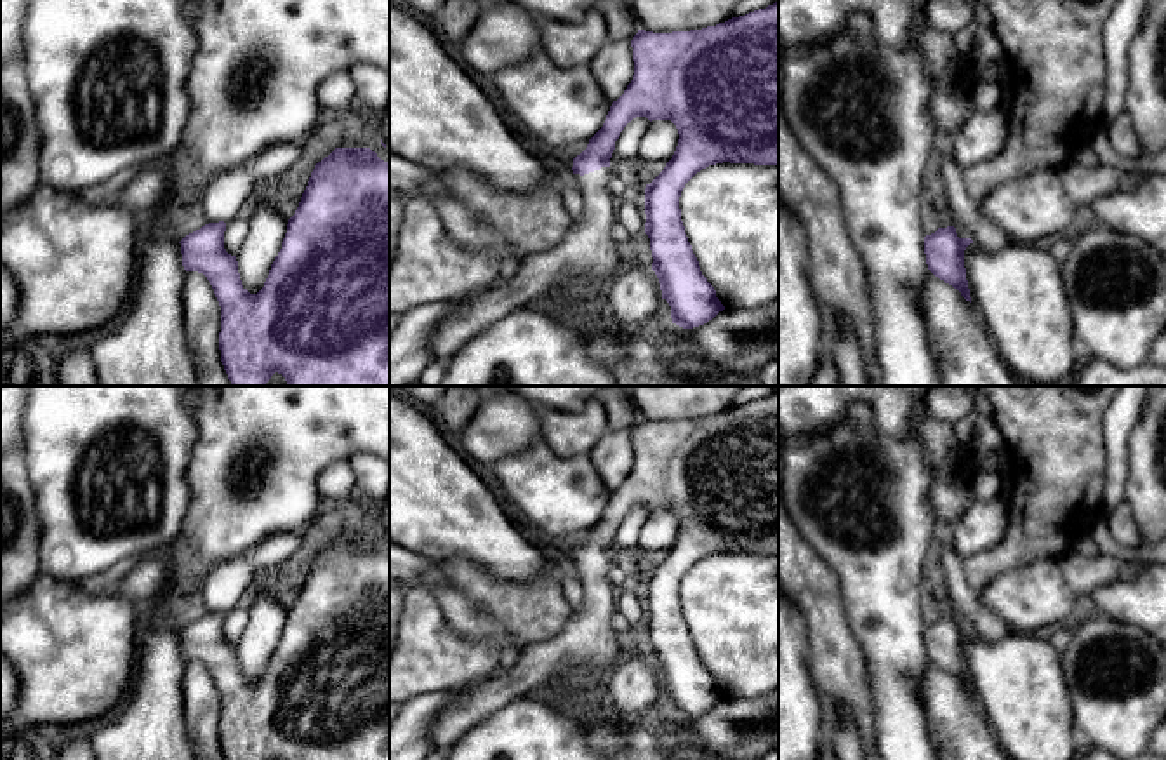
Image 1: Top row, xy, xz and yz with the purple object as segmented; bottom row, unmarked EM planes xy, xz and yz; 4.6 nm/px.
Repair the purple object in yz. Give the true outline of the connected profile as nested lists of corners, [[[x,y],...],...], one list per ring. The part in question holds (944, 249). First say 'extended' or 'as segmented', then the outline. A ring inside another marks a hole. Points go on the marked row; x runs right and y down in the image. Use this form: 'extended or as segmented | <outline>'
extended | [[[961,223],[938,228],[935,233],[924,237],[928,270],[957,289],[961,296],[971,303],[964,268],[964,250],[970,243],[973,243],[971,231]]]

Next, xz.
extended | [[[778,2],[702,30],[638,30],[631,47],[631,83],[612,103],[603,127],[589,139],[587,148],[573,158],[570,181],[582,195],[582,216],[558,245],[528,256],[511,280],[455,301],[455,308],[431,334],[436,362],[445,362],[473,336],[511,311],[542,304],[560,294],[598,292],[612,282],[622,263],[612,235],[619,200],[608,190],[610,158],[620,132],[636,117],[646,117],[650,122],[671,120],[679,134],[672,158],[645,188],[645,233],[650,238],[652,270],[659,278],[662,299],[671,306],[672,323],[693,329],[725,310],[692,250],[681,221],[679,197],[685,184],[709,165],[778,165]]]

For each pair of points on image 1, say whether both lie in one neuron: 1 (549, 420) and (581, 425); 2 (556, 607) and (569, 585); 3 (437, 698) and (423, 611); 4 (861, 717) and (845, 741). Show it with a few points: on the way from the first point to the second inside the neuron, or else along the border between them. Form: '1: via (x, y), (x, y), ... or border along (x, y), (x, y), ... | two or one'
1: via (556, 425), (574, 425) | one
2: border along (558, 569), (562, 593), (574, 609) | two
3: border along (454, 691), (423, 691), (407, 700) | two
4: border along (834, 703), (848, 713), (850, 722), (864, 741) | two

